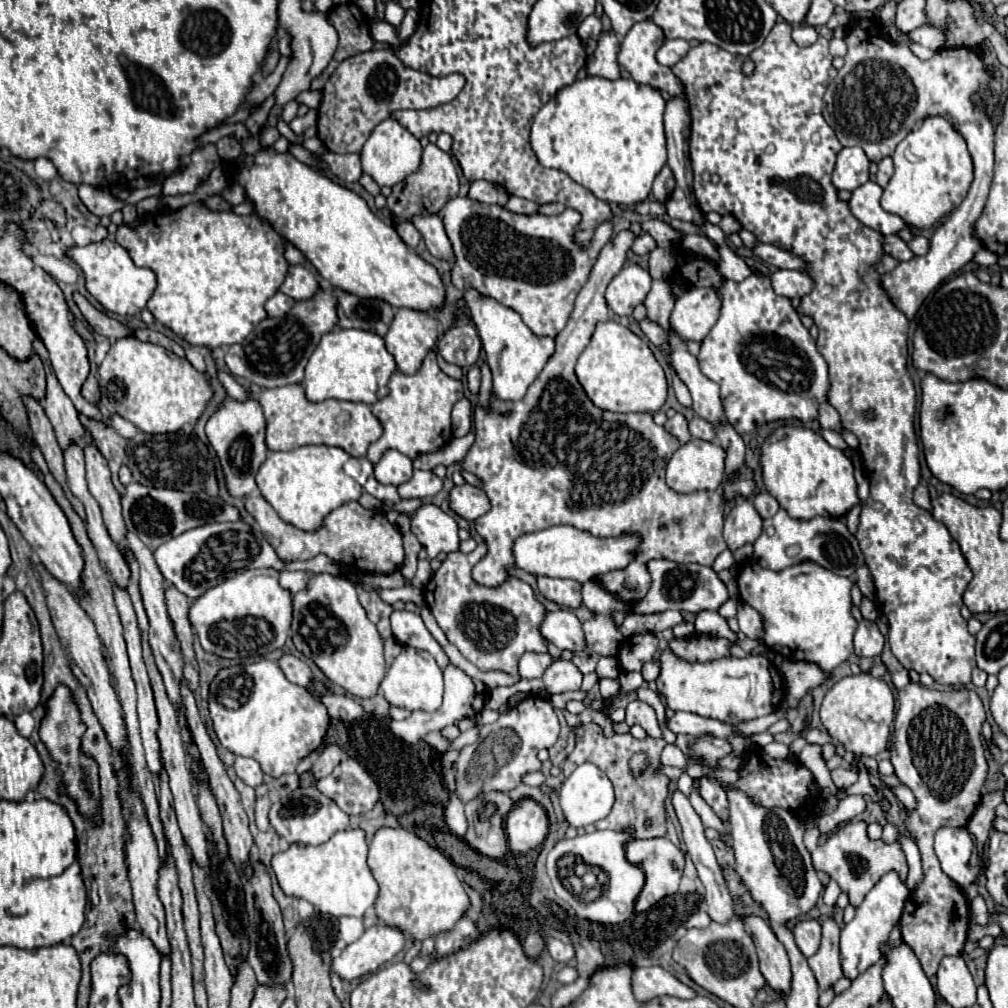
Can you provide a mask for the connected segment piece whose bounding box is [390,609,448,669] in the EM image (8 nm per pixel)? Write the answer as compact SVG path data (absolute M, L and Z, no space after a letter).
M394 611L390 615L390 623L392 623L392 633L394 637L402 643L402 645L412 645L416 649L424 649L428 651L438 665L444 669L448 665L448 657L442 651L442 647L436 643L436 639L428 633L420 613L412 613L412 611Z

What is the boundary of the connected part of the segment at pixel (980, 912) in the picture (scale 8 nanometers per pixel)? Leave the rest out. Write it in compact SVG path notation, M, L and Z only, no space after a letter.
M978 895L974 901L972 901L972 919L976 921L976 923L980 923L980 925L986 925L990 919L986 917L986 903L984 903L984 899Z

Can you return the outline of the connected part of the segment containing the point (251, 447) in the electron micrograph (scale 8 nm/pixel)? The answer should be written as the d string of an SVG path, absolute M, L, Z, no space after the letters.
M252 395L246 401L236 401L232 397L226 397L216 413L208 419L206 423L206 435L210 445L220 457L220 465L226 477L226 485L230 495L234 497L244 497L250 491L256 489L254 477L258 467L268 455L268 445L266 445L266 417L262 413L262 405L258 399Z

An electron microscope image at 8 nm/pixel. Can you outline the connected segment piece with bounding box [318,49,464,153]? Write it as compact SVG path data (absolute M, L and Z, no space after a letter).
M374 49L348 57L338 65L322 89L322 105L318 109L318 137L328 151L360 153L372 129L390 117L396 109L432 109L454 101L462 91L464 77L430 77L406 67L392 49Z

